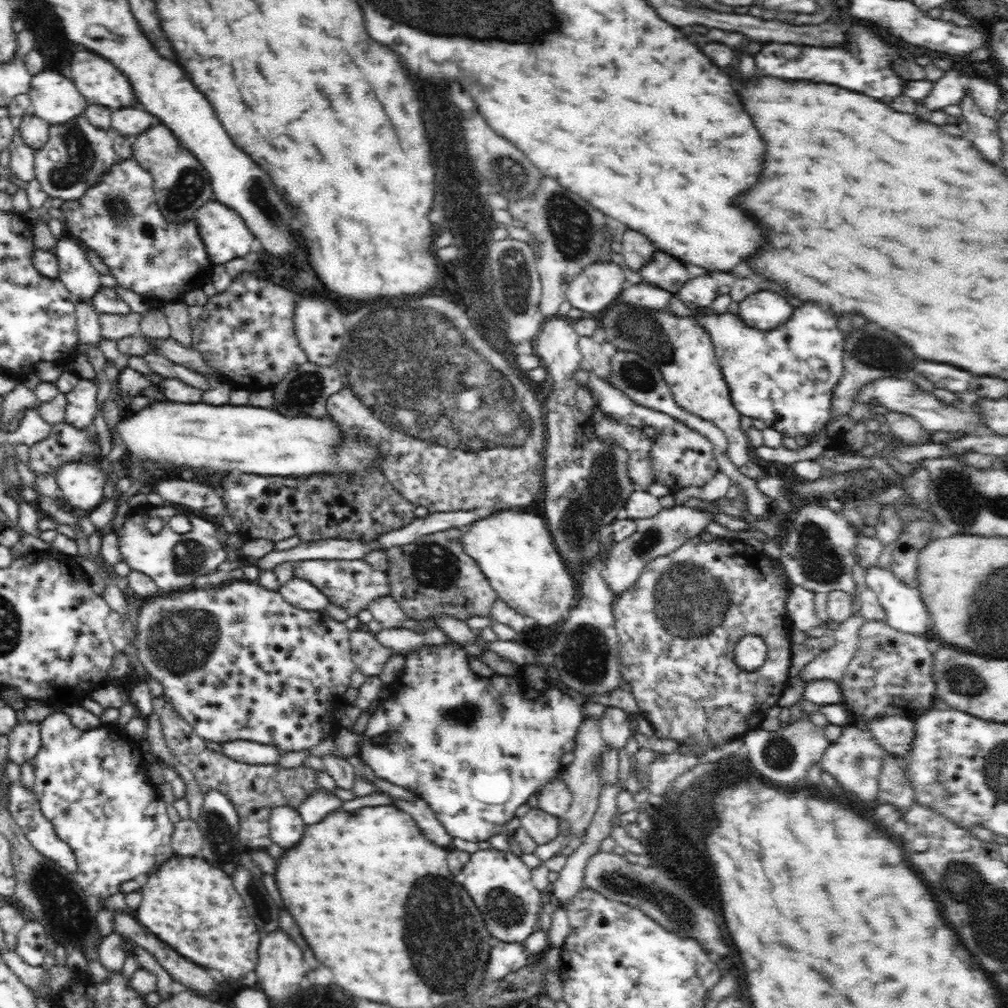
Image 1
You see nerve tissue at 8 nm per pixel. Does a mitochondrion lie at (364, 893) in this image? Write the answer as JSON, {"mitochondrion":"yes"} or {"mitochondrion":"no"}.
{"mitochondrion":"no"}

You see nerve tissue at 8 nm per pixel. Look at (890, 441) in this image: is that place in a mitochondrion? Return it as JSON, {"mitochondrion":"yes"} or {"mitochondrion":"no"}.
{"mitochondrion":"no"}

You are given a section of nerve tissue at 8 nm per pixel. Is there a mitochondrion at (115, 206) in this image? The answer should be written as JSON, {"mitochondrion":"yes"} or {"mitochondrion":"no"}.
{"mitochondrion":"yes"}

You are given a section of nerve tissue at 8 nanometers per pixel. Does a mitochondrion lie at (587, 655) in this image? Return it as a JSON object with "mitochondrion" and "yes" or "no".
{"mitochondrion":"yes"}

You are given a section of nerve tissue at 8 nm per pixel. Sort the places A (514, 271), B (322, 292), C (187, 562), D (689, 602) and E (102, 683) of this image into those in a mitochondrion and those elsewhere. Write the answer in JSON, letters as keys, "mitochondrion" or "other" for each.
{"A":"mitochondrion","B":"other","C":"mitochondrion","D":"mitochondrion","E":"other"}

